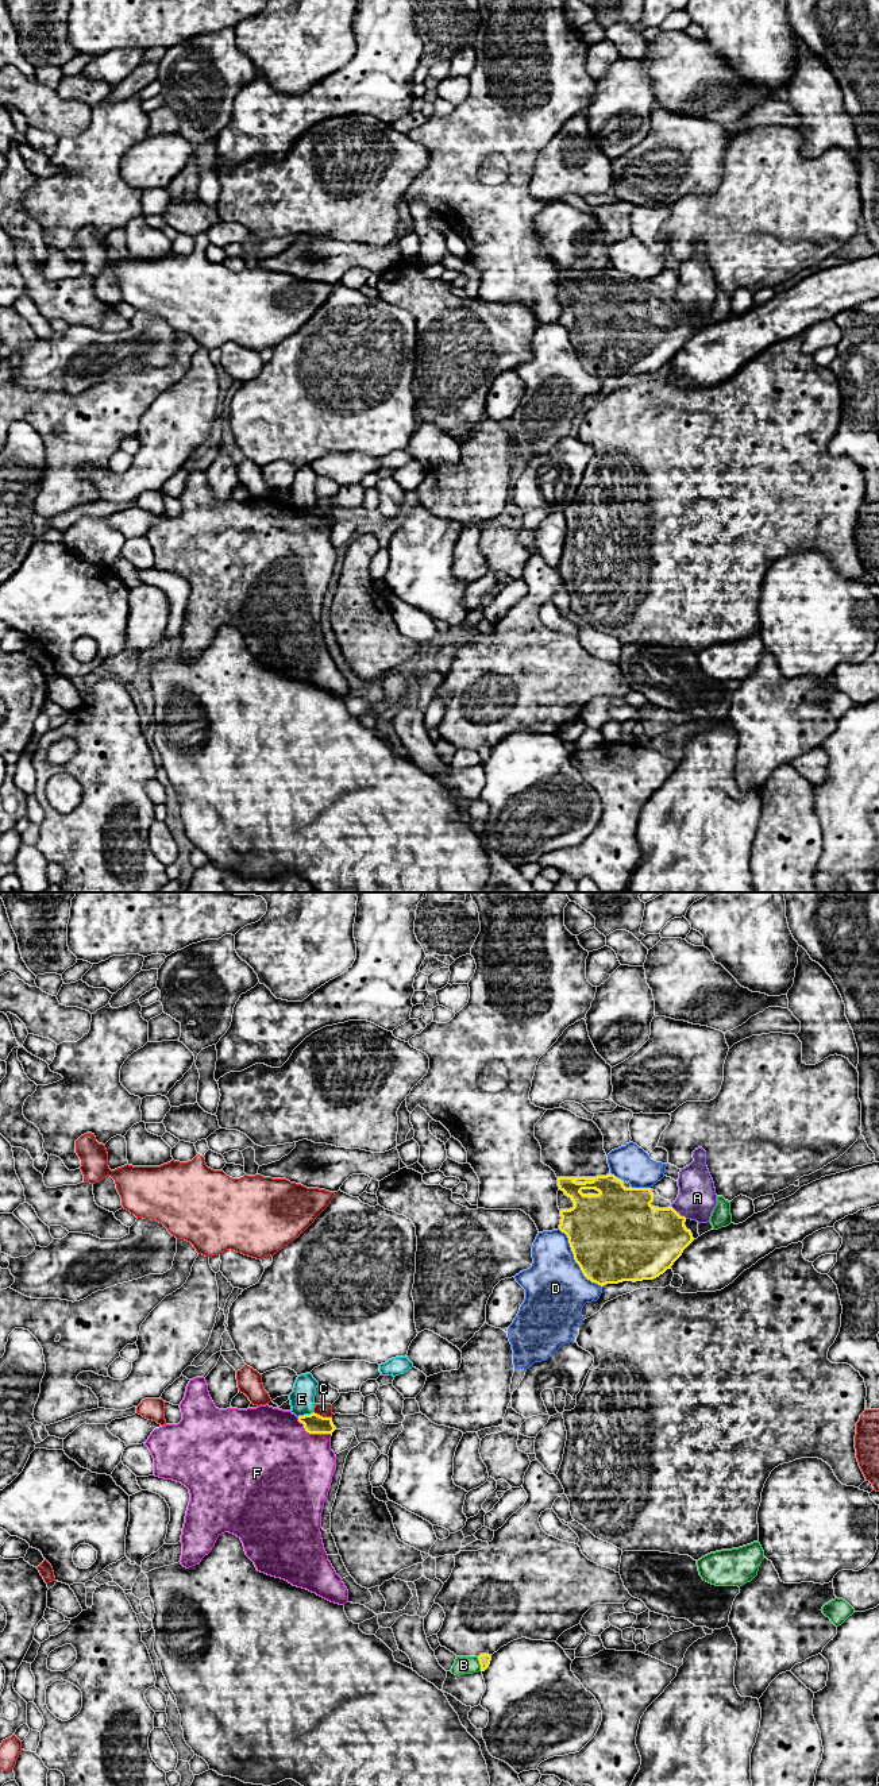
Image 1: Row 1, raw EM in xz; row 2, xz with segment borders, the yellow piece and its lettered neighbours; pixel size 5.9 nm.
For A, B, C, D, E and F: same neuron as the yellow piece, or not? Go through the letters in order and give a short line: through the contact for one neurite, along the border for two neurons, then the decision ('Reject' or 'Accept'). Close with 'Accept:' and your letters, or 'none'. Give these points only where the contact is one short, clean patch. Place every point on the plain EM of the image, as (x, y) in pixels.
A: Reject
B: Reject
C: Reject
D: Reject
E: Line: xz (313, 505), (297, 509). Reject
F: Reject
Accept: none

